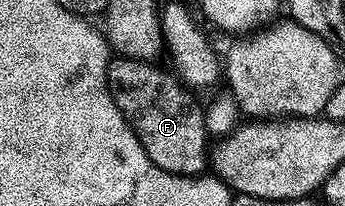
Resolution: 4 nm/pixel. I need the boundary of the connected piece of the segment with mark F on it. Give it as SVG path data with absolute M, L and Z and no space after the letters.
M113 58L109 62L109 89L115 98L115 106L125 115L125 120L133 127L139 142L147 150L151 162L171 174L180 176L200 176L207 168L207 144L205 148L205 109L202 101L196 100L194 93L172 71L164 72L156 68L156 63L147 60L126 60Z

